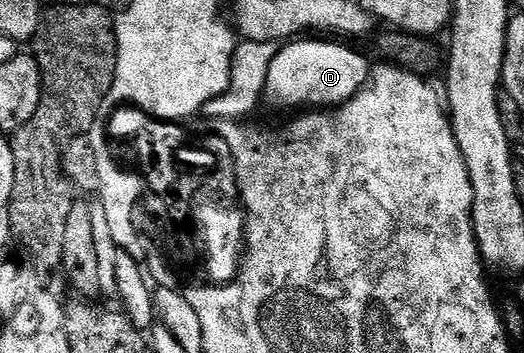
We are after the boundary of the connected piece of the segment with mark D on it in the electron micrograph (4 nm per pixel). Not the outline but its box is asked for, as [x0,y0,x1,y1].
[266,40,369,108]

